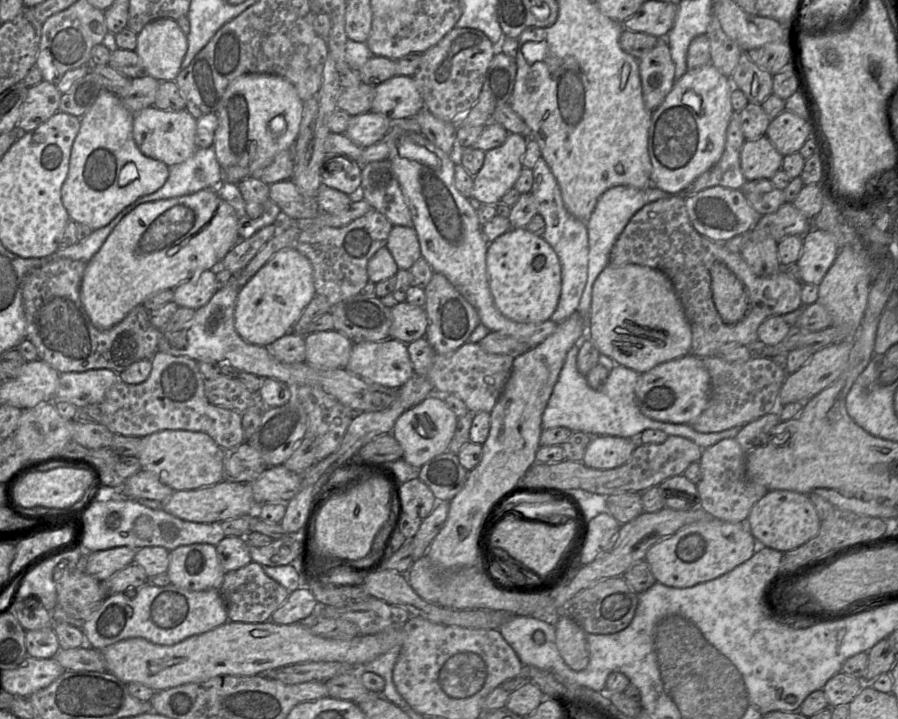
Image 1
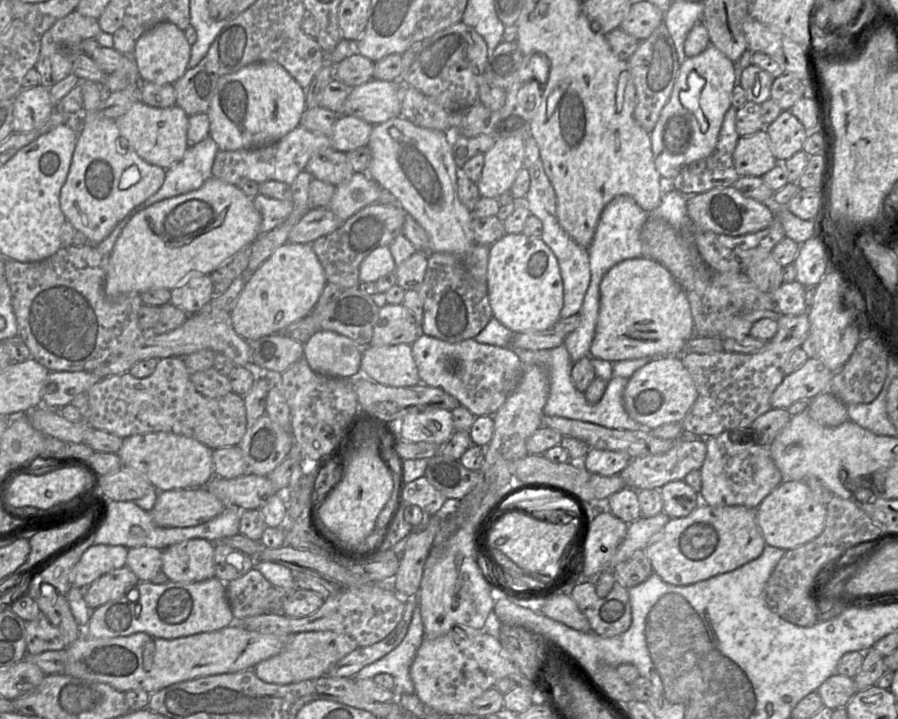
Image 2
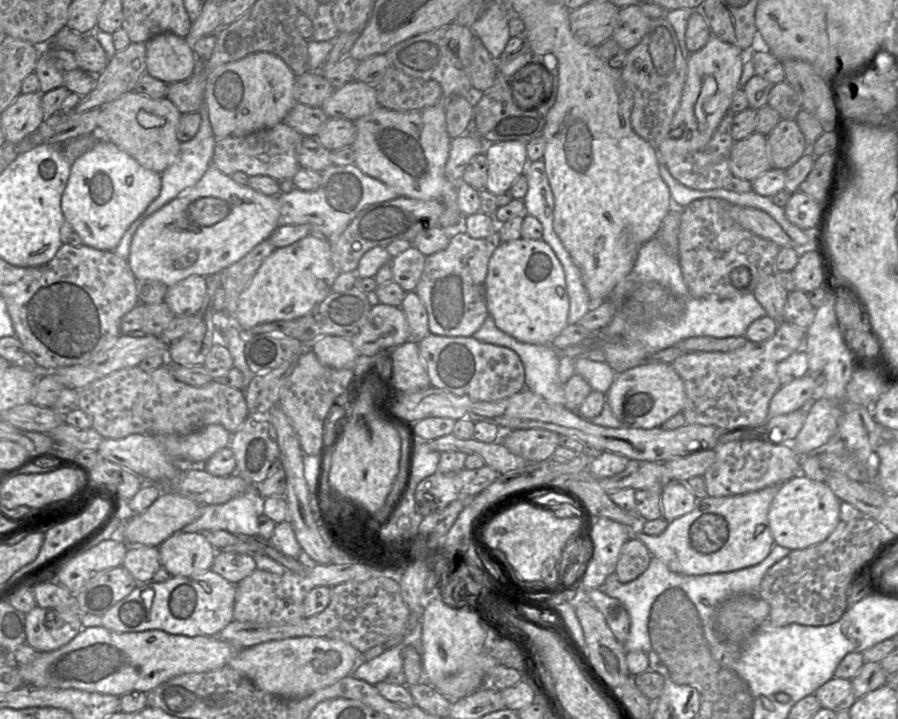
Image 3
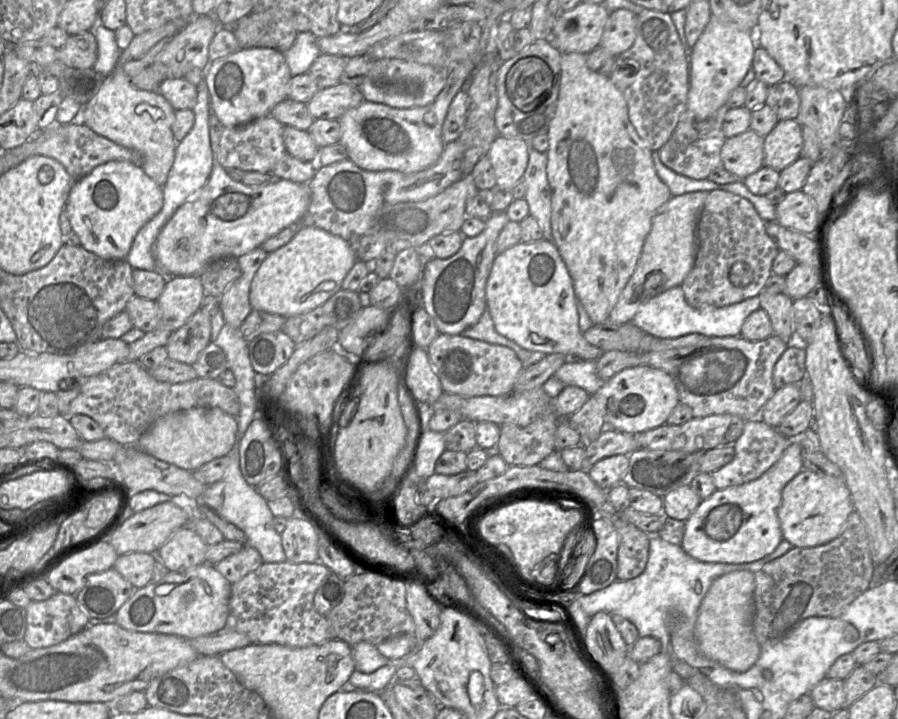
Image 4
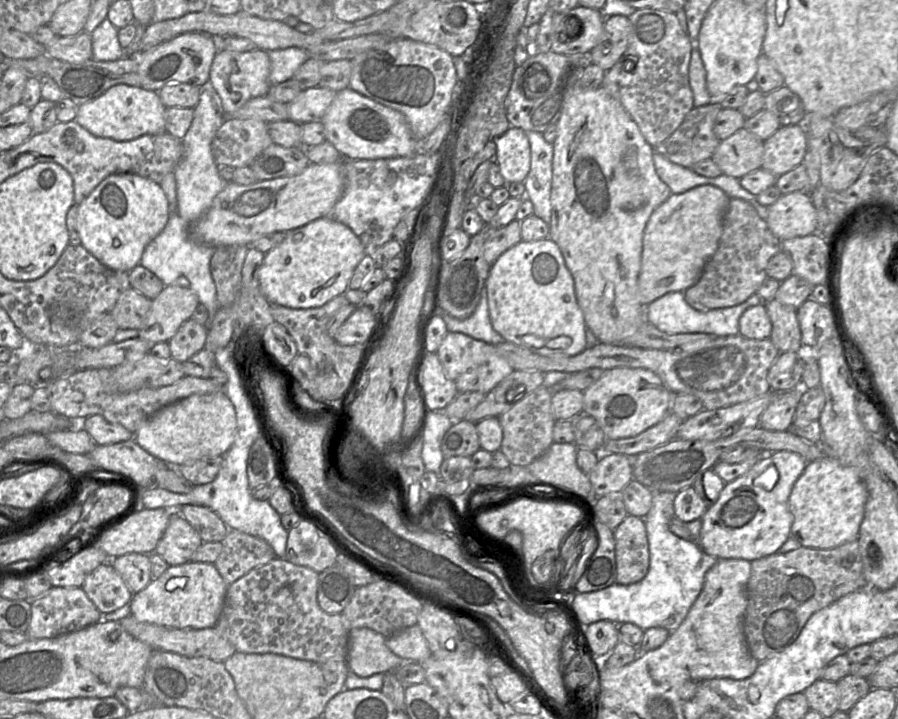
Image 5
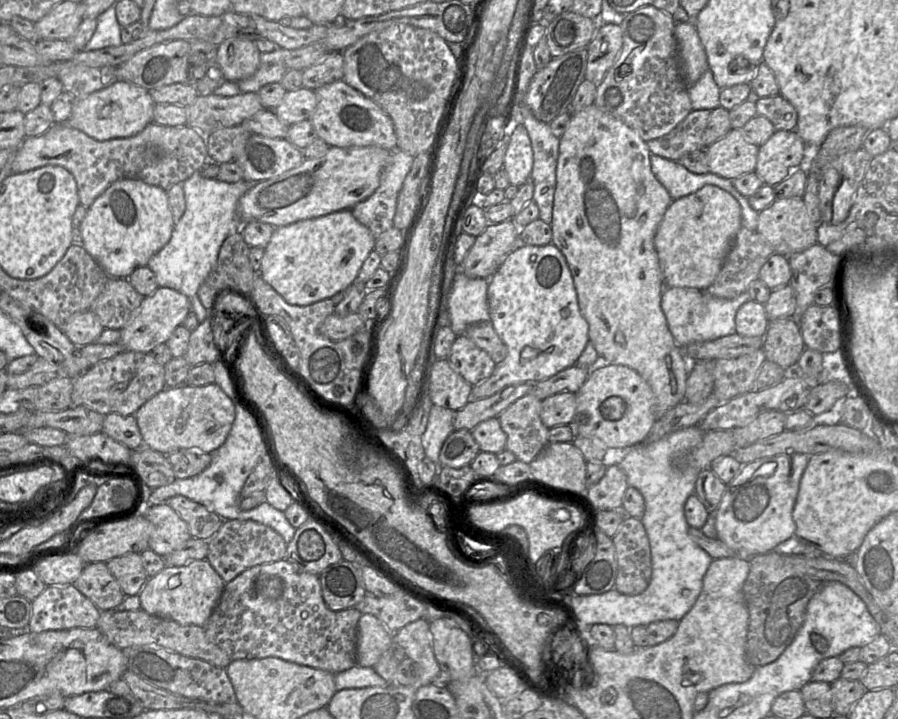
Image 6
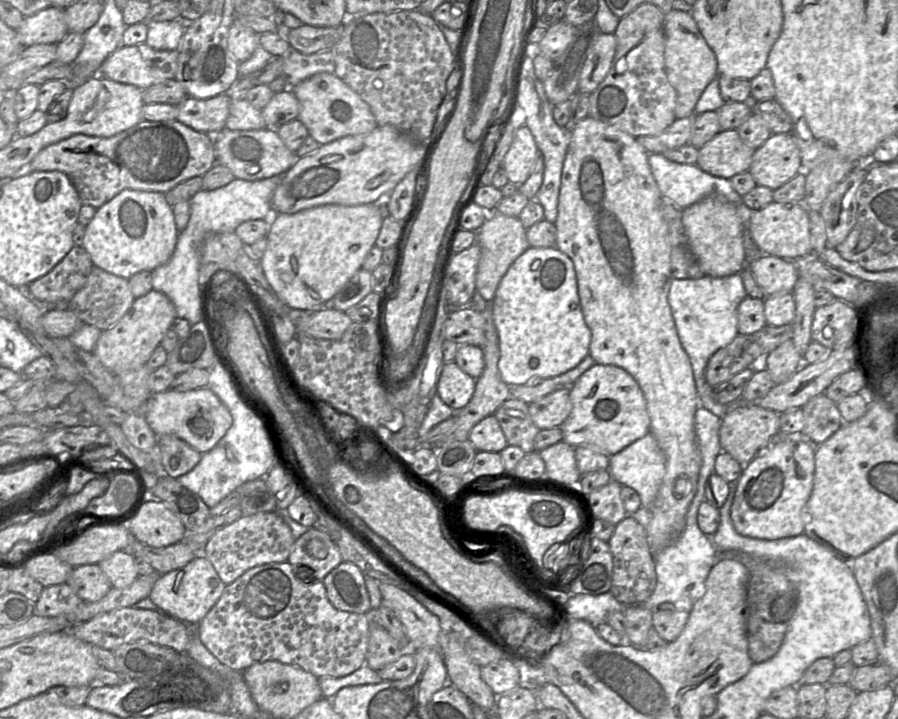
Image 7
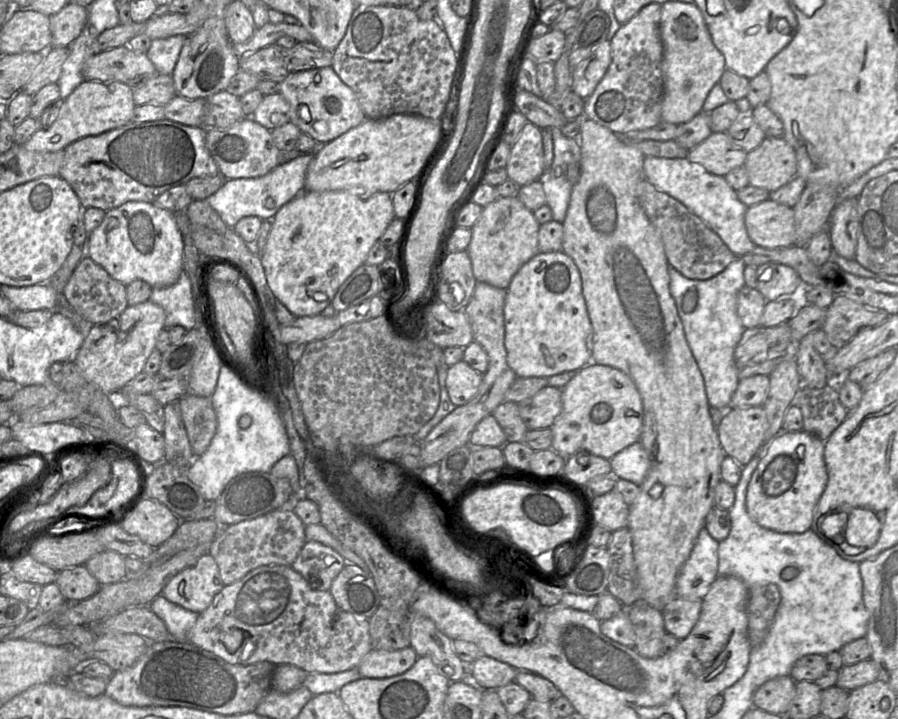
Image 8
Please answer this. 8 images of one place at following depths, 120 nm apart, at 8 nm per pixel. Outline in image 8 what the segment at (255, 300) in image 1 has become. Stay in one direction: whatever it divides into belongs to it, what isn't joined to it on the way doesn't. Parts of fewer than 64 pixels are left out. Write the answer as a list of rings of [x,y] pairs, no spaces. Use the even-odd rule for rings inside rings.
[[[304,190],[284,204],[272,220],[272,227],[260,258],[268,285],[276,299],[296,317],[319,315],[330,303],[344,281],[362,264],[373,244],[395,218],[390,193],[377,192],[361,198],[348,191]]]

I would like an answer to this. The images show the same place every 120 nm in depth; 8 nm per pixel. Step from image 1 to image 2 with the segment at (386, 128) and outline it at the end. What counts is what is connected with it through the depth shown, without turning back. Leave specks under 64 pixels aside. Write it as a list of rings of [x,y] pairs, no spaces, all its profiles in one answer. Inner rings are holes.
[[[341,115],[333,126],[331,146],[347,153],[368,145],[373,125],[359,118]]]

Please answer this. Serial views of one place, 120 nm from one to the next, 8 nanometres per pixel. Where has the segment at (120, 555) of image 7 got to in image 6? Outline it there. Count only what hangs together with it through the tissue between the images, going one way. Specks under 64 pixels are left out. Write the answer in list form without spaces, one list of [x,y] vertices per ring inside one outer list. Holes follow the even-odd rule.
[[[128,553],[124,556],[113,558],[106,564],[125,596],[138,595],[148,580],[148,575],[139,553]]]

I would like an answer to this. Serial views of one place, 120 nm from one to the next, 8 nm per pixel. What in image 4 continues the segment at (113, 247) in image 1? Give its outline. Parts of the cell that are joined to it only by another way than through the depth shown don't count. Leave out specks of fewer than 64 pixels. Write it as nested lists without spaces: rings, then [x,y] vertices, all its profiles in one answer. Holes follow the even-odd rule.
[[[211,112],[209,133],[213,167],[209,179],[176,210],[155,242],[157,270],[167,277],[200,275],[214,260],[248,254],[284,228],[298,227],[308,210],[311,192],[307,183],[274,179],[266,185],[247,186],[232,180],[218,160],[224,128]]]

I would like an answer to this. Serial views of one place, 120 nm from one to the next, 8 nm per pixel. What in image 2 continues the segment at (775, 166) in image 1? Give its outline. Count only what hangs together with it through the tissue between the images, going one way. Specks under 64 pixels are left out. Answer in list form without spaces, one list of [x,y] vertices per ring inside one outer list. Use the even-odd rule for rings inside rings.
[[[765,128],[738,139],[733,163],[739,176],[756,177],[762,177],[779,163]]]

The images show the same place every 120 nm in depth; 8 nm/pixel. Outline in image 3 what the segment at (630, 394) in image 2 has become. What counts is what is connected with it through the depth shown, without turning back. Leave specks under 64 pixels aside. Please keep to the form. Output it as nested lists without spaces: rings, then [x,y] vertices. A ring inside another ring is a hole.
[[[646,362],[617,374],[606,393],[606,401],[624,427],[652,429],[661,427],[669,418],[683,412],[685,387],[672,364]]]

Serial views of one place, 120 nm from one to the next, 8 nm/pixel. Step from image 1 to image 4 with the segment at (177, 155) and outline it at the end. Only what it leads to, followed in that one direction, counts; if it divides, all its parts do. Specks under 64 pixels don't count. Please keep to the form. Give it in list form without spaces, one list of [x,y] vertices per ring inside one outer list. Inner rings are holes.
[[[116,66],[105,78],[97,94],[83,105],[78,120],[98,135],[137,151],[142,156],[141,168],[163,187],[174,163],[178,143],[172,132],[175,112],[157,90],[144,91],[135,88],[125,72]]]

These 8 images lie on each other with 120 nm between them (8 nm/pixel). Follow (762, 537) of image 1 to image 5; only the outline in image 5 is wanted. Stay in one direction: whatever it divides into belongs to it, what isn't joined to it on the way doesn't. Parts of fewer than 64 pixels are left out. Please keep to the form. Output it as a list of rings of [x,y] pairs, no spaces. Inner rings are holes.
[[[827,456],[808,462],[789,497],[789,510],[794,517],[791,537],[796,539],[801,546],[815,549],[833,549],[844,543],[858,540],[867,499],[866,486],[856,468],[843,466],[837,459]]]

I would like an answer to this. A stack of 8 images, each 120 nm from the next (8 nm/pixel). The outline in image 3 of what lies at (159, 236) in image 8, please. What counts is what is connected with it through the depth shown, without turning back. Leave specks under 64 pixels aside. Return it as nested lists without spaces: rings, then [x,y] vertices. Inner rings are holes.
[[[101,139],[72,163],[61,209],[83,245],[114,251],[130,225],[159,196],[161,187],[161,174],[144,168],[115,144]]]

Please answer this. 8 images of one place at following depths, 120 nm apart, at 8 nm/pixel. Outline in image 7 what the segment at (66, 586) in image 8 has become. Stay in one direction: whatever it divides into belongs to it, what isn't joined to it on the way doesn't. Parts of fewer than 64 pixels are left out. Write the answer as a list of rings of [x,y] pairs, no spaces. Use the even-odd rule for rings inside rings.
[[[98,564],[73,568],[66,583],[84,602],[97,602],[112,588],[109,579]]]

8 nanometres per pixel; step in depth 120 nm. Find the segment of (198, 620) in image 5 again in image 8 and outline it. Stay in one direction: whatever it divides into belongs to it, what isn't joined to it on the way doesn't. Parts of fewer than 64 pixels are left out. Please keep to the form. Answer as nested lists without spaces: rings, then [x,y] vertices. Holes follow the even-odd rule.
[[[208,553],[175,575],[161,595],[176,605],[200,614],[210,606],[223,587],[218,565]]]

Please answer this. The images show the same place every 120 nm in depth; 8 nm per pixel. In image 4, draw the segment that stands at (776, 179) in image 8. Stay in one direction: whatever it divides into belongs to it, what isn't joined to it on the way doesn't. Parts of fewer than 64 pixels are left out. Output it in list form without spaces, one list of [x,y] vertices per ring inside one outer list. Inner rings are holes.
[[[797,119],[778,121],[764,137],[764,166],[781,172],[802,157],[802,125]]]

